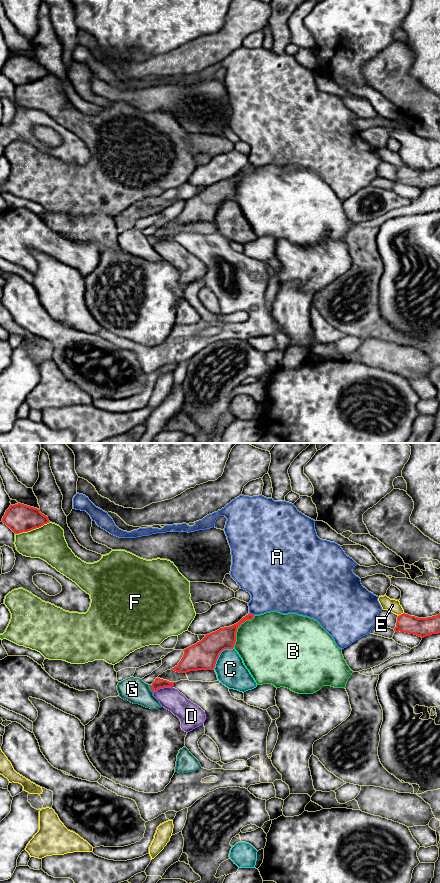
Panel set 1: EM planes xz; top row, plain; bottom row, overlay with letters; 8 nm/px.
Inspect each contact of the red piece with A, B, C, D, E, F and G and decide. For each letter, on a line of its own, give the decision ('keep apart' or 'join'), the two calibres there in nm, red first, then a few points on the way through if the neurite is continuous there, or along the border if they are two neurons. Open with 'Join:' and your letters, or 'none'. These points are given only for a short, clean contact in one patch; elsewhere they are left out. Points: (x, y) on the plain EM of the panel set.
Join: C
A: keep apart; 130 nm thick on the red side, 340 nm on the other
B: keep apart; 180 nm thick on the red side, 440 nm on the other
C: join; 220 nm thick on the red side, 240 nm on the other; runs through xz (203, 207), (219, 206), (226, 213), (230, 221)
D: keep apart; 80 nm thick on the red side, 180 nm on the other
E: keep apart; 160 nm thick on the red side, 110 nm on the other
F: keep apart; 220 nm thick on the red side, 280 nm on the other
G: keep apart; 80 nm thick on the red side, 190 nm on the other

